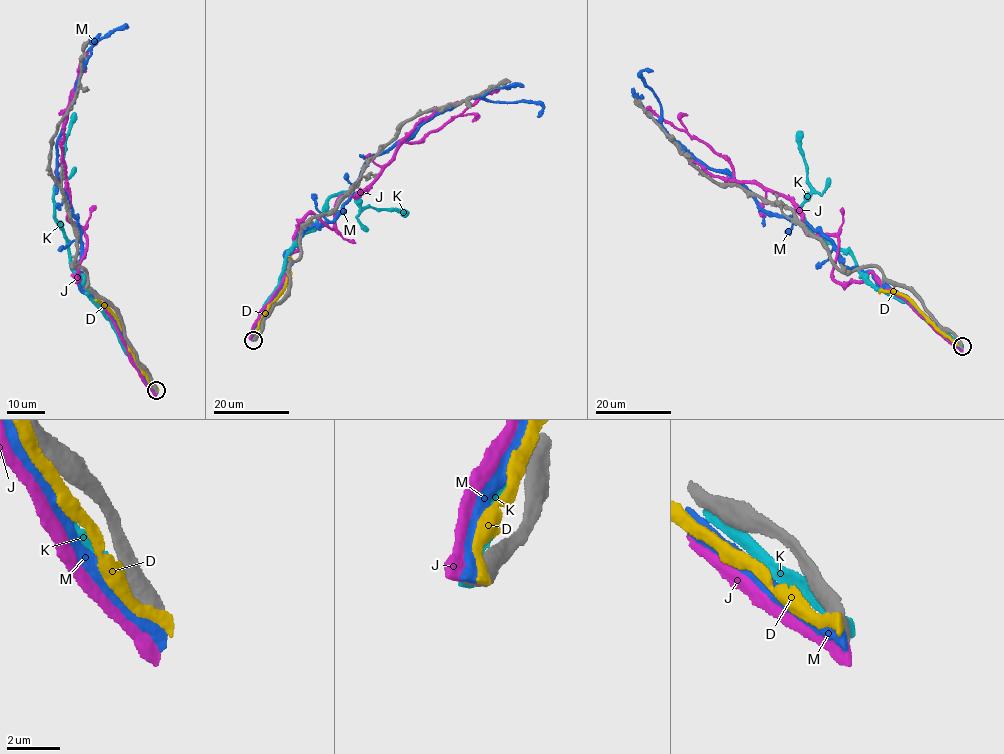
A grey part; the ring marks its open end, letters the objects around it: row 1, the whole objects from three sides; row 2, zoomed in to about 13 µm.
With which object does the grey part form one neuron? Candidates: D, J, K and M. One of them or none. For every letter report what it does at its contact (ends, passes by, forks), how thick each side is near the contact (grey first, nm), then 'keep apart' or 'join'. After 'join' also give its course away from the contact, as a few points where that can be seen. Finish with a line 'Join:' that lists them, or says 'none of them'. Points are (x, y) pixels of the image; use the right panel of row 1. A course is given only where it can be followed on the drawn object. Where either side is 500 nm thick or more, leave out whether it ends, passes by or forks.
D: calibres 600 and 480 nm; keep apart
J: calibres 400 and 550 nm; keep apart
K: calibres 460 and 500 nm; keep apart
M: calibres 550 and 480 nm; keep apart
Join: none of them

